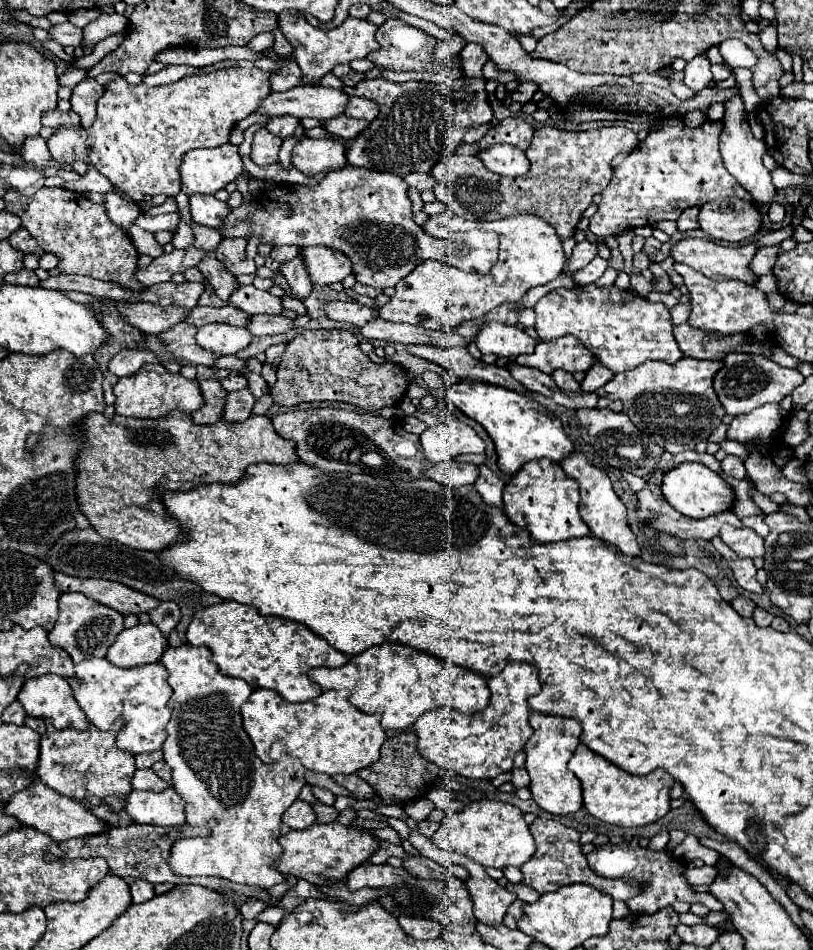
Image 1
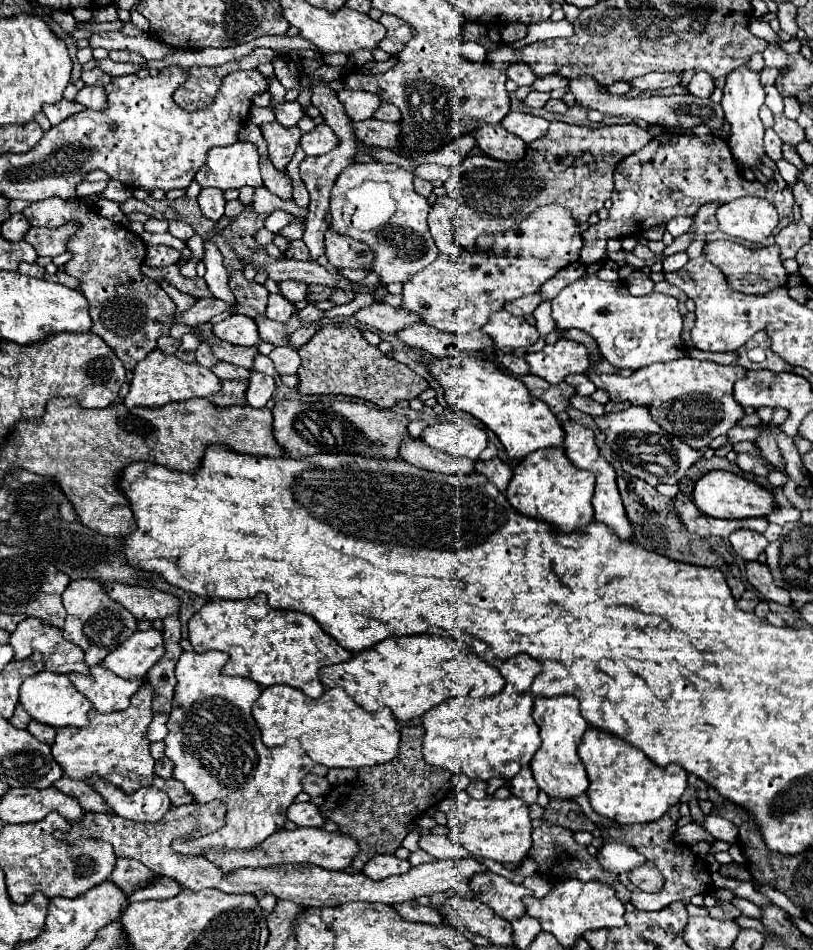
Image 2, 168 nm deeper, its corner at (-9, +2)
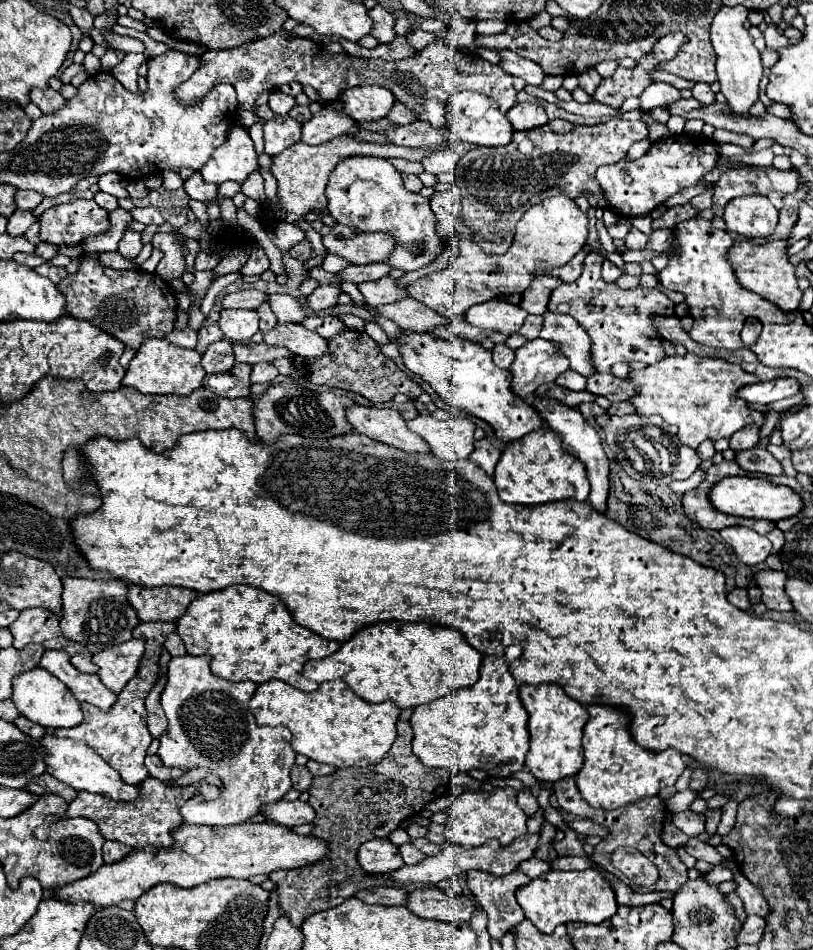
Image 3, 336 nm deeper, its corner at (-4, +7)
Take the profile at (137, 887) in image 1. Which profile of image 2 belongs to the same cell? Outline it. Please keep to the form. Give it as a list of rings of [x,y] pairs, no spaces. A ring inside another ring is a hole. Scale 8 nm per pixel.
[[[117,859],[115,869],[111,873],[111,881],[121,887],[127,895],[145,889],[151,883],[153,871],[149,871],[145,865],[133,859]]]

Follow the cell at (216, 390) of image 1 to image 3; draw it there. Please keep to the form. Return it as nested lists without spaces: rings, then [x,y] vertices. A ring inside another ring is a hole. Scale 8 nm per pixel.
[[[236,362],[230,372],[208,374],[204,378],[204,386],[224,398],[250,396],[250,370],[252,370],[252,366]]]

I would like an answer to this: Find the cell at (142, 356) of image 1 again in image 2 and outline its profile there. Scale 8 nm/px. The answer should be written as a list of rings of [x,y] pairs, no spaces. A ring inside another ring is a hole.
[[[161,337],[161,339],[157,341],[157,349],[159,349],[161,353],[165,353],[165,355],[175,355],[177,347],[179,347],[179,341],[175,341],[175,339],[171,339],[171,337]]]

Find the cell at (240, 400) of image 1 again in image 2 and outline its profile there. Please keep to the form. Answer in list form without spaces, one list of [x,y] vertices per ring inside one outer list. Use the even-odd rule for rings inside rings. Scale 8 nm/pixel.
[[[251,373],[251,379],[249,379],[249,389],[247,389],[247,405],[255,407],[255,409],[261,409],[267,405],[267,401],[271,399],[275,391],[275,379],[269,377],[269,375],[263,375],[263,373]]]

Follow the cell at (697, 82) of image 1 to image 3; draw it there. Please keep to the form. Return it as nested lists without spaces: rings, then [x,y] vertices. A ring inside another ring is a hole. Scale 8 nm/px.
[[[704,82],[694,84],[694,88],[692,88],[692,96],[694,96],[702,106],[710,106],[710,104],[716,102],[712,88],[710,88],[708,84],[704,84]]]

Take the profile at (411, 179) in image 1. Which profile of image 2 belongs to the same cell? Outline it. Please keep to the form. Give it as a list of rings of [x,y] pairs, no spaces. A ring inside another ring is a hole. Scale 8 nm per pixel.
[[[435,163],[415,165],[413,175],[419,177],[419,179],[425,179],[425,181],[443,181],[445,183],[449,179],[449,167],[441,167],[441,165],[435,165]]]

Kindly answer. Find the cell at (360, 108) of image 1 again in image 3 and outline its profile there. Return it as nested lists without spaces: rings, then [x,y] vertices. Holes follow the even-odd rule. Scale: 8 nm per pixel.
[[[396,102],[394,104],[394,108],[392,108],[392,112],[388,114],[388,118],[392,120],[392,122],[396,122],[396,124],[412,124],[412,122],[416,122],[418,118],[416,118],[416,114],[412,114],[404,104],[400,104],[400,102]]]

